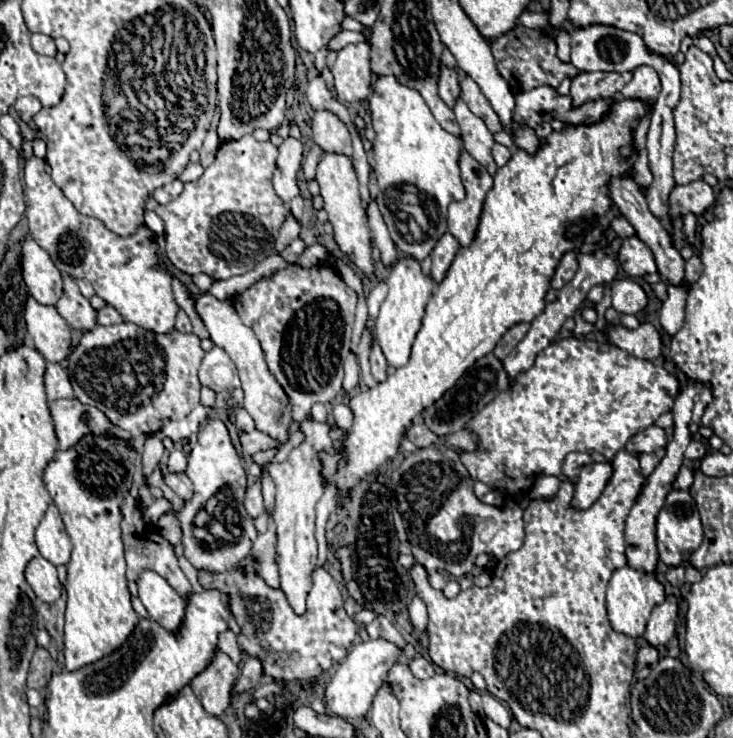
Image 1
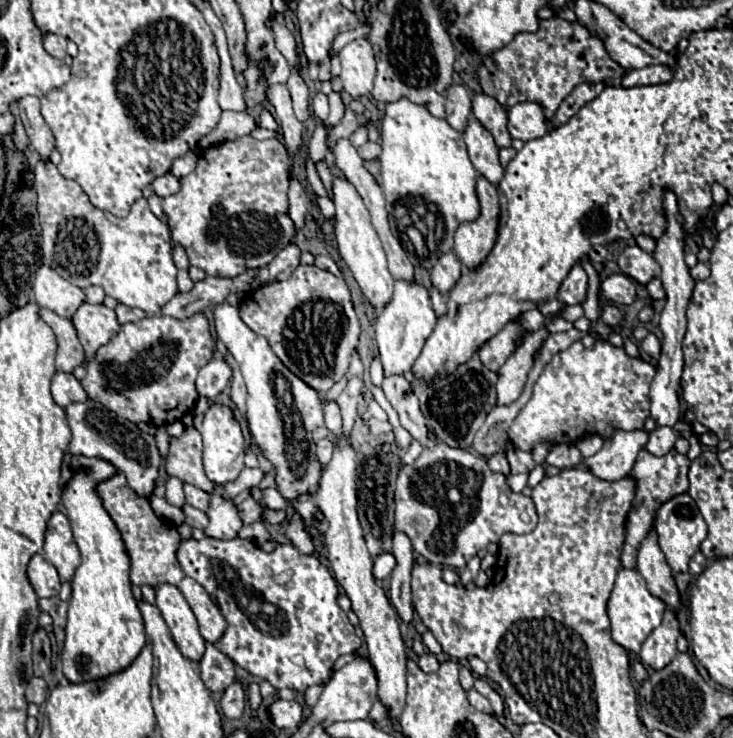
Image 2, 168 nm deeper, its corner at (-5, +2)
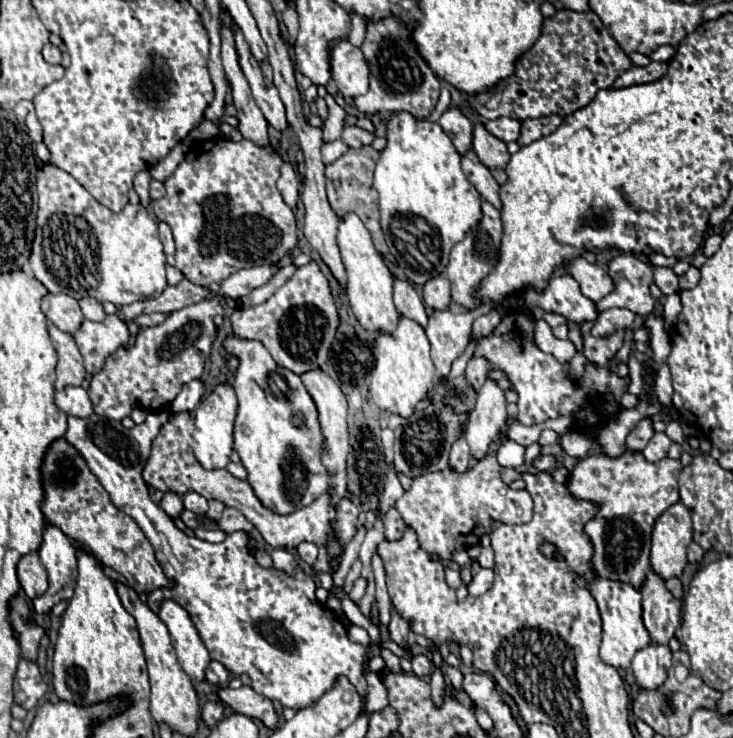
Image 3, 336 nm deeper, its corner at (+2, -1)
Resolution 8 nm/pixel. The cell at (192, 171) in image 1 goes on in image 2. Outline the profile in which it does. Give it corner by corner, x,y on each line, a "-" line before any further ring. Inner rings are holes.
190,150
186,156
182,156
182,158
178,158
178,160
174,162
174,166
172,166
172,174
182,178
182,176
190,174
190,172
196,168
196,164
198,164
198,152
194,154
194,150

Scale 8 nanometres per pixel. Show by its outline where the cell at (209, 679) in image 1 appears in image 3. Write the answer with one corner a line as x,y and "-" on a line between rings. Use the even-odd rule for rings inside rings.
211,661
205,675
207,675
207,681
209,681
211,685
225,685
225,683
229,681
229,675
231,675
231,673
229,673
219,661

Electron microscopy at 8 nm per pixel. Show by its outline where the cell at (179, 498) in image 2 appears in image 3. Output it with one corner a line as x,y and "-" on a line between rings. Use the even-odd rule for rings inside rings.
165,493
165,495
163,495
163,501
161,501
161,509
163,509
169,517
177,519
177,517
181,515
181,511
183,511
183,501
181,501
181,497
179,497
177,493

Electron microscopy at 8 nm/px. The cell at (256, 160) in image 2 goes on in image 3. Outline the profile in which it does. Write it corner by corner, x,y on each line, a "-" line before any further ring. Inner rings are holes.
207,139
197,147
191,147
185,161
165,179
165,197
153,201
153,213
159,221
165,221
173,229
175,237
175,267
195,285
207,287
209,283
221,283
239,269
255,265
279,263
297,245
297,227
291,207
283,201
275,183
283,159
273,147
257,147
247,139

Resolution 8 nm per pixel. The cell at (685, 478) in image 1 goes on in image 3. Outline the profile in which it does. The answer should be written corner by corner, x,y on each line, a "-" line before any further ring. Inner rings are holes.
599,453
579,459
571,471
567,487
575,499
597,505
595,519
587,521
583,531
593,545
591,563
599,577
629,583
635,589
641,589
651,569
651,531
657,517
679,501
677,477
681,469
681,461
665,457
657,463
649,463
641,453
623,453
621,457

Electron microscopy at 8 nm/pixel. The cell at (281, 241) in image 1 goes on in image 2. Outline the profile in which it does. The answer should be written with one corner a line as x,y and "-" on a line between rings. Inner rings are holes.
294,178
290,180
290,190
288,190
288,200
290,200
290,218
294,222
296,232
304,228
304,220
306,220
306,212
308,212
308,196
302,188
302,184

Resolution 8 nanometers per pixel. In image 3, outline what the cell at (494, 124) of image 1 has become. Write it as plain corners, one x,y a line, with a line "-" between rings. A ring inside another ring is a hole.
481,123
475,125
473,131
473,151
479,157
479,161
489,169
505,169
509,163
509,151
503,141
497,141
497,137
485,133
485,127

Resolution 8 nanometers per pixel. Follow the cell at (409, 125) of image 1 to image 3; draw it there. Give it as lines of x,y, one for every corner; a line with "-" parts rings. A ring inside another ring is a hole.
395,113
387,123
387,147
381,151
381,157
375,167
375,179
373,187
379,193
379,209
381,209
381,225
383,231
389,237
391,245
391,233
389,223
393,215
405,215
405,217
423,217
431,227
435,227
441,235
441,257
447,259
451,247
459,243
467,231
471,231
481,221
481,195
469,181
465,179
461,171
461,155
457,153
455,145
451,143
449,135
441,129
439,123
431,121
419,121
411,113

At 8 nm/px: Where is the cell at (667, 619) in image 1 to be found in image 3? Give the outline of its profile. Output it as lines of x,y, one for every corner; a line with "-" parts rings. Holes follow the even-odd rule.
647,645
633,657
633,675
641,691
655,691
667,679
671,651
667,645

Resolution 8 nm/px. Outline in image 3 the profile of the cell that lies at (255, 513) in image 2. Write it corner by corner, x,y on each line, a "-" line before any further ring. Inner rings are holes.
225,507
223,517
219,519
217,525
219,525
219,529
225,531
227,535
229,535
229,533
235,533
235,531
247,531
247,533
249,533
249,531
253,529
253,523
247,521
245,515
243,515
241,511
233,509
233,507

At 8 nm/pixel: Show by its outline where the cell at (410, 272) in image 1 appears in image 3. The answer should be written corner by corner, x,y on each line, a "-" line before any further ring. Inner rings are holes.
401,317
397,325
397,333
377,337
375,351
377,351
377,363
369,387
371,401
389,415
397,413
405,419
411,417
417,409
417,403
427,397
435,377
435,367
429,357
429,341
425,331
415,321

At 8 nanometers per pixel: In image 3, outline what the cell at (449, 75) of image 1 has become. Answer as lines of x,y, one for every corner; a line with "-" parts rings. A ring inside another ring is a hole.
449,107
441,119
439,125
443,127
443,131
451,137
453,145
457,147
457,151
461,155
465,155
471,149
471,141
473,141
473,127
469,123
469,119
455,107

